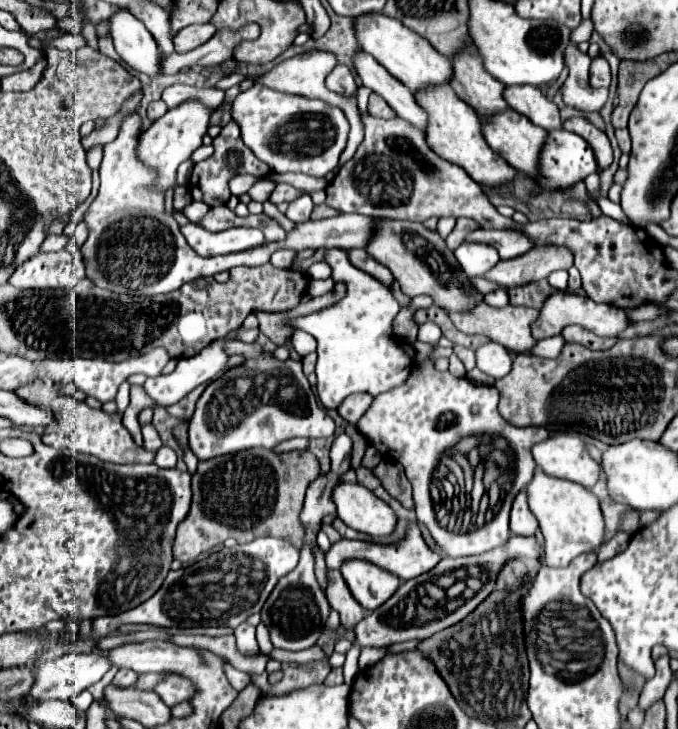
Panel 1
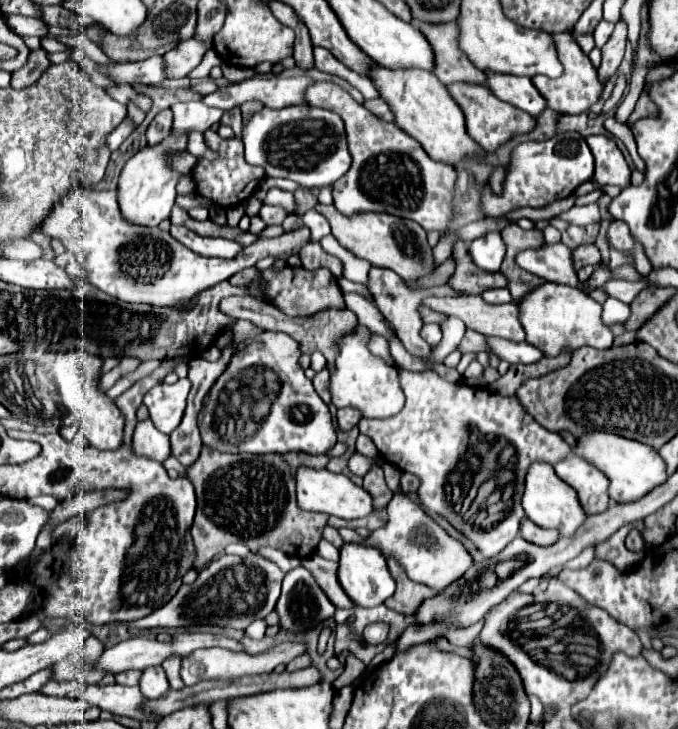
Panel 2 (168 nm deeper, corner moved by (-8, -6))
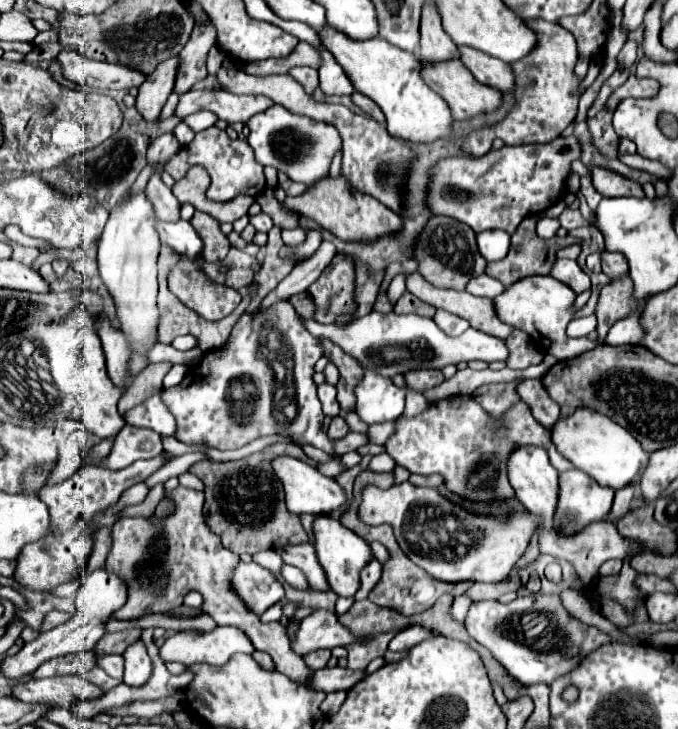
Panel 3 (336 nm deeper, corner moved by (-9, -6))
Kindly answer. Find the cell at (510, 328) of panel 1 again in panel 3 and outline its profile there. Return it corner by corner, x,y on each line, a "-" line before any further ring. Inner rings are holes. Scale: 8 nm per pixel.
421,274
407,276
407,290
435,308
443,308
451,314
465,318
471,324
471,328
481,330
485,334
497,338
509,338
509,334
513,332
513,326
499,320
493,300
489,298
471,296
469,292
459,292
459,290
435,288

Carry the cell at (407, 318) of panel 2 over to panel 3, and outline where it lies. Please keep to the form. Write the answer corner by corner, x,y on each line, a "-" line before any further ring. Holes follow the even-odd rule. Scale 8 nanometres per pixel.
421,368
421,370
409,370
409,372
405,372
405,380
407,380
407,386
411,386
417,392
423,392
425,388
441,384
445,380
445,376
443,376
441,370

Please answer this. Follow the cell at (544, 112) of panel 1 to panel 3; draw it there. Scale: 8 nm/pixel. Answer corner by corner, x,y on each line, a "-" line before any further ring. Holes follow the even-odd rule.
459,48
459,52
461,62
481,84
509,94
515,92
515,74
509,64
503,64
503,60
495,60
483,52
475,52
475,48

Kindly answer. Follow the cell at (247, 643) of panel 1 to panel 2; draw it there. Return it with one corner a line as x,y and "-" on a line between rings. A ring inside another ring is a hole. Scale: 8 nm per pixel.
254,620
250,624
250,628
246,628
246,634
254,640
260,640
264,636
264,632
266,632
266,620

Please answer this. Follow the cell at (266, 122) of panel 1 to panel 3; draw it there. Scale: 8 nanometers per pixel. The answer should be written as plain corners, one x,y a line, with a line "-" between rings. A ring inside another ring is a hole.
279,104
249,118
247,126
249,126
247,142
255,152
255,160
261,166
277,168
279,172
285,172
291,180
303,182
307,186
327,178
331,160
341,150
341,144
343,144
335,126
317,122
309,116
289,112

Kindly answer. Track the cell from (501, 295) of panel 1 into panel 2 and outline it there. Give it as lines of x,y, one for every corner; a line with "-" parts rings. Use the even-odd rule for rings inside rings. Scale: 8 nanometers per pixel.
490,288
486,292
482,292
482,298
490,304
504,304
504,302
512,302
512,296
508,292
508,288

